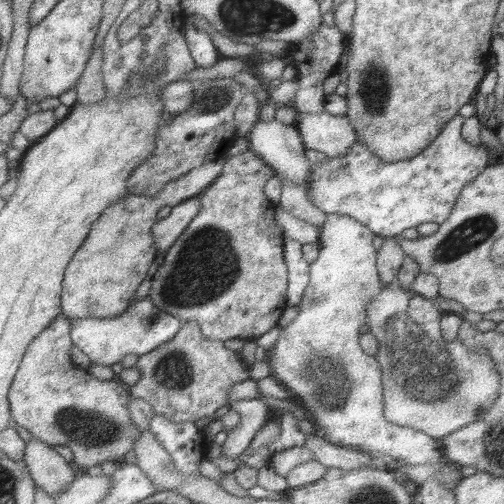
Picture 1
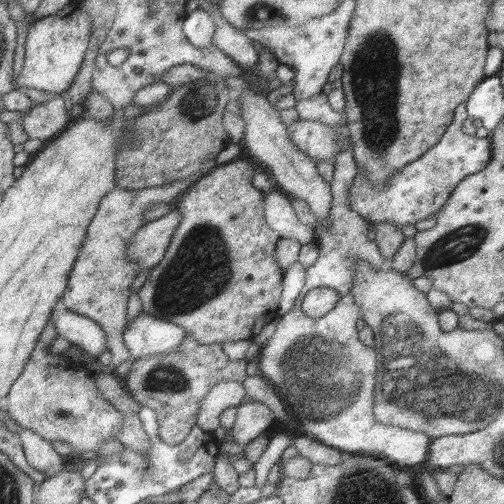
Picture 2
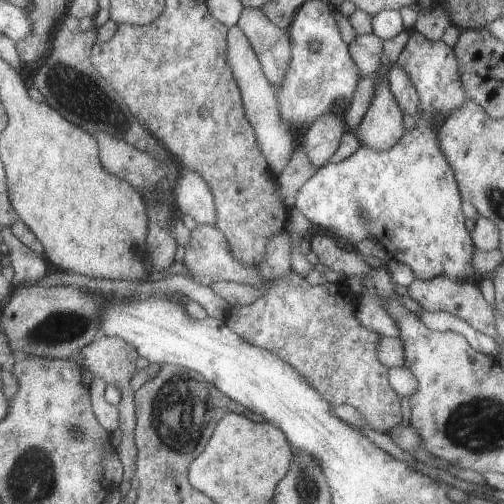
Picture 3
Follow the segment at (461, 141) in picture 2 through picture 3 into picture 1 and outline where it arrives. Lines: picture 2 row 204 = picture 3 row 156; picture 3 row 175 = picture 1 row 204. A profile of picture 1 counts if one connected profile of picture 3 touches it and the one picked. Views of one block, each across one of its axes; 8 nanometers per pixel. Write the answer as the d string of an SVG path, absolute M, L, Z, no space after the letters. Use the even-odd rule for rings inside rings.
M455 114L445 128L439 132L439 136L417 156L393 164L383 164L377 160L377 156L371 156L371 152L361 146L353 144L349 154L341 160L325 160L323 164L311 166L311 188L309 198L311 202L323 210L325 214L339 214L339 216L351 216L355 222L361 222L367 226L375 236L381 238L397 238L405 230L415 230L419 224L425 222L445 222L451 208L455 206L457 196L469 184L475 176L479 176L489 164L491 164L491 150L485 144L467 144L461 138L461 126L465 118L461 114Z

